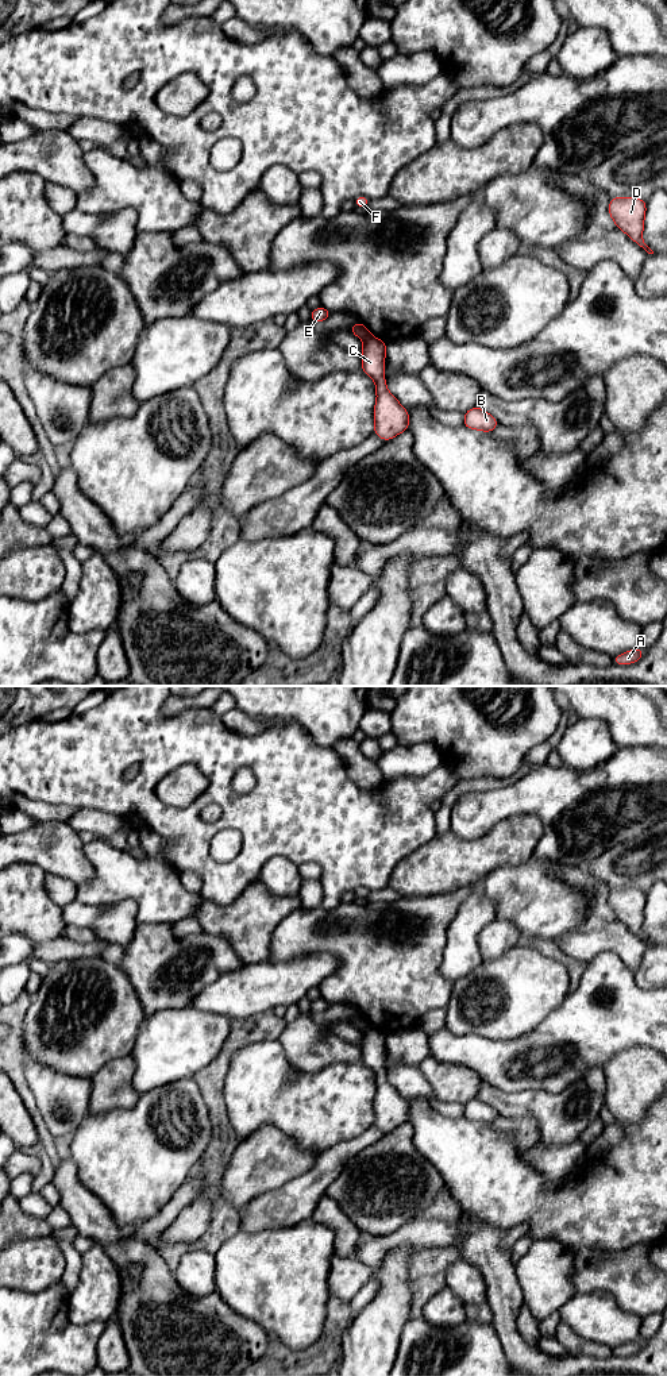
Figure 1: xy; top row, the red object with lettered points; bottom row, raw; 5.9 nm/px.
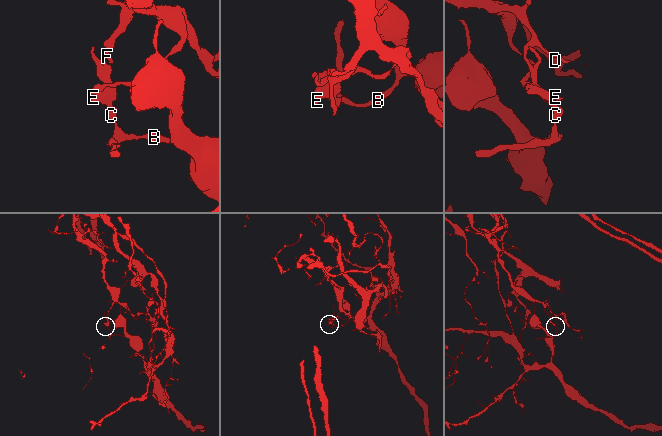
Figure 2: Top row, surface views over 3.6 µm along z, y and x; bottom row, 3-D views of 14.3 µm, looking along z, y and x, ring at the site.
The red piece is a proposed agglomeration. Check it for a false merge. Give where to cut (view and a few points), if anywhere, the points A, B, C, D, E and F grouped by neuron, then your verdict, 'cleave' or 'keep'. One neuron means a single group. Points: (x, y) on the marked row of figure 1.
xy (371, 335), (363, 340) | A B C / D E F | cleave

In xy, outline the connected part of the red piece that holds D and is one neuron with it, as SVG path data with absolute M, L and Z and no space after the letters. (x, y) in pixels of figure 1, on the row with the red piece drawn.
M626 196L610 199L608 211L616 223L616 228L625 232L648 254L653 254L653 251L643 240L644 219L647 211L647 203L644 200Z

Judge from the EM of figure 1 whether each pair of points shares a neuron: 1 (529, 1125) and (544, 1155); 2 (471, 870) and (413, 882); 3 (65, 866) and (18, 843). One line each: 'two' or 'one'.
1: two
2: one
3: one

